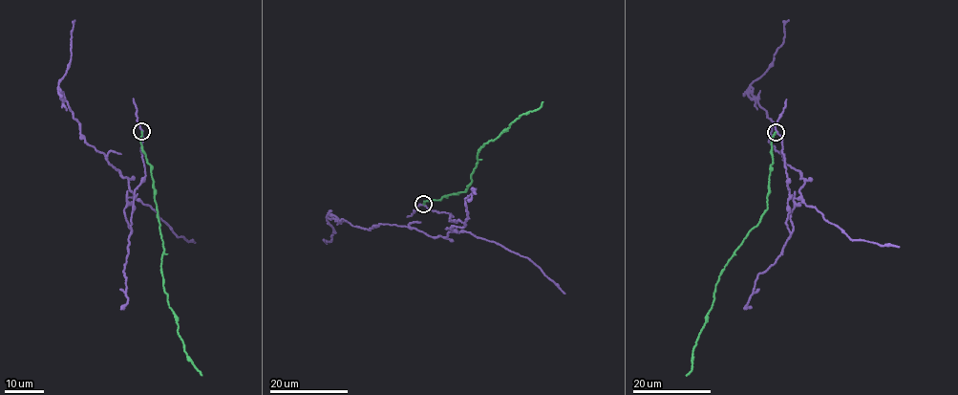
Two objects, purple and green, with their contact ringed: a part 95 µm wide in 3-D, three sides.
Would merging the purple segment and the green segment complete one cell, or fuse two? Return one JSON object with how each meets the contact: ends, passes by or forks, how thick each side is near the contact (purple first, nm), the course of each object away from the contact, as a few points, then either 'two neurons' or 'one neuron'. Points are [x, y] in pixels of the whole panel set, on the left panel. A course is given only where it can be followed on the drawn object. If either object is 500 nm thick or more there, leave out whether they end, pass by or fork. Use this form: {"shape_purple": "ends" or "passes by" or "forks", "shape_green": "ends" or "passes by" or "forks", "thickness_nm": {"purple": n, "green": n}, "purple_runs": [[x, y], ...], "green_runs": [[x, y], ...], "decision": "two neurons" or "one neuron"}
{"shape_purple": "passes by", "shape_green": "ends", "thickness_nm": {"purple": 150, "green": 180}, "purple_runs": [[141, 131], [145, 176], [131, 231], [128, 180], [84, 141], [58, 86], [74, 20]], "green_runs": [[141, 131], [140, 143], [150, 164], [164, 249], [160, 266], [164, 292], [175, 315], [187, 358], [202, 375]], "decision": "two neurons"}

